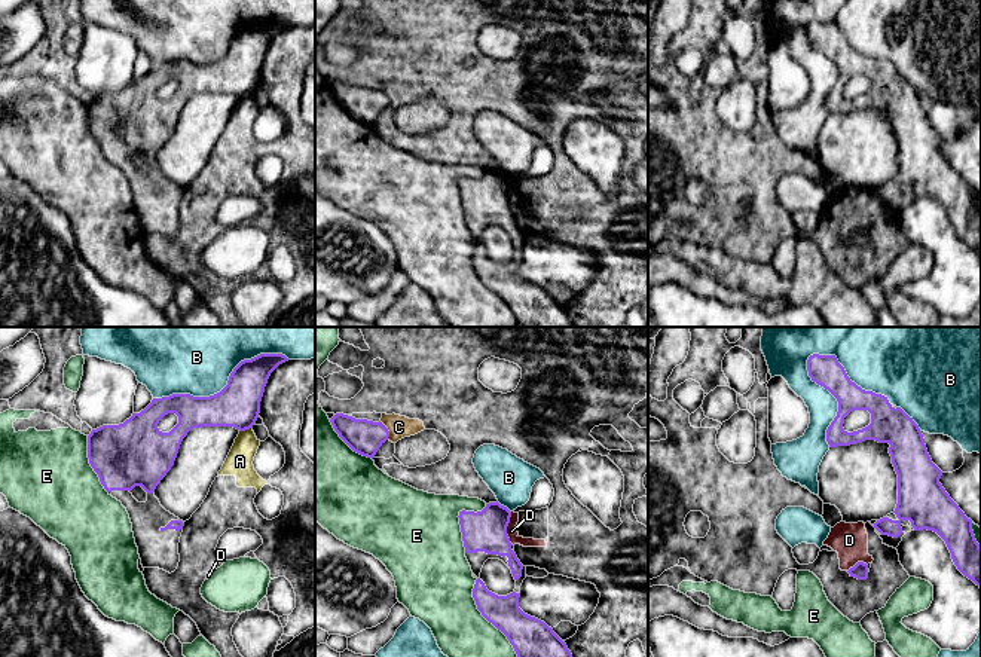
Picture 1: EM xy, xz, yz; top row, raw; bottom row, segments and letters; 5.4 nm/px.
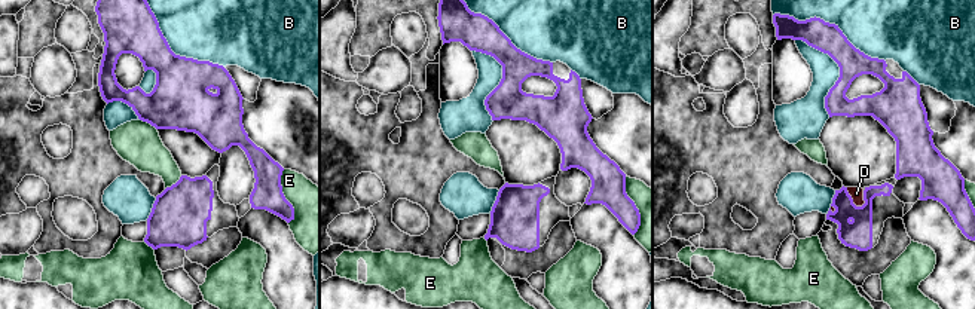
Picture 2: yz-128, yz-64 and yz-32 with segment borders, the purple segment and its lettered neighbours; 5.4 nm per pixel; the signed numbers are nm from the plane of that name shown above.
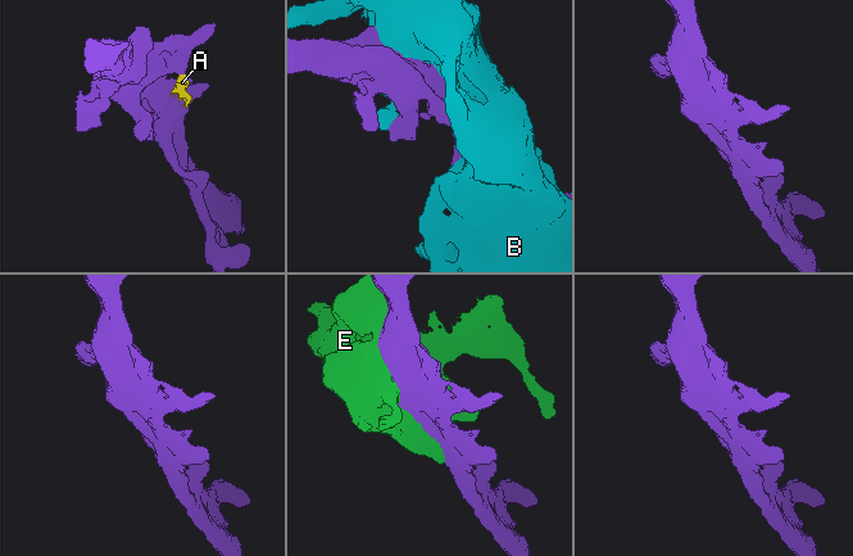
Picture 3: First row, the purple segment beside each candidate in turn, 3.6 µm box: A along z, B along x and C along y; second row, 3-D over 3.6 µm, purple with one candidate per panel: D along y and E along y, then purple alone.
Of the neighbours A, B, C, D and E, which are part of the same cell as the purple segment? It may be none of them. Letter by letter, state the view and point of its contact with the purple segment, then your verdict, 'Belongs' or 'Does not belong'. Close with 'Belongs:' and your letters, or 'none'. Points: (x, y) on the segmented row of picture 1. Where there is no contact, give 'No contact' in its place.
A: Touches purple at xy (245, 428). Does not belong
B: Touches purple at yz (834, 396). Does not belong
C: Touches purple at xz (387, 430). Does not belong
D: Touches purple at xz (506, 528). Does not belong
E: Touches purple at xz (486, 619). Does not belong
Belongs: none

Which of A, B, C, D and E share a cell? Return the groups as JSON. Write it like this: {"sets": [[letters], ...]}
{"sets": [["A", "C", "D"], ["B", "E"]]}

